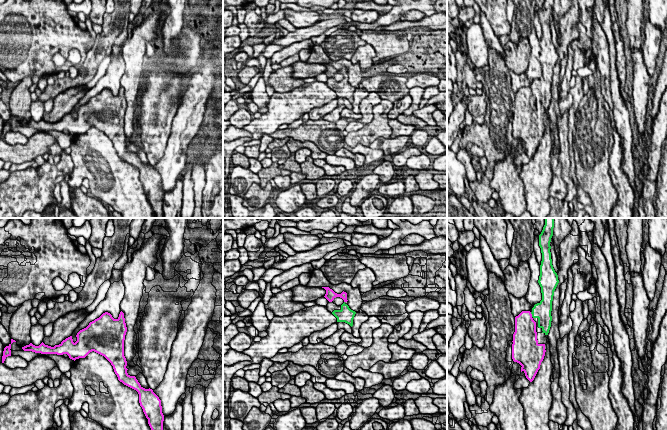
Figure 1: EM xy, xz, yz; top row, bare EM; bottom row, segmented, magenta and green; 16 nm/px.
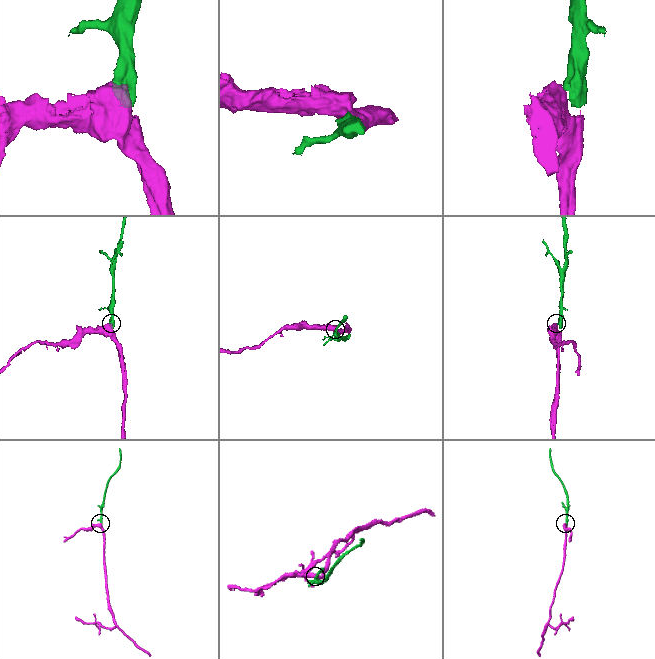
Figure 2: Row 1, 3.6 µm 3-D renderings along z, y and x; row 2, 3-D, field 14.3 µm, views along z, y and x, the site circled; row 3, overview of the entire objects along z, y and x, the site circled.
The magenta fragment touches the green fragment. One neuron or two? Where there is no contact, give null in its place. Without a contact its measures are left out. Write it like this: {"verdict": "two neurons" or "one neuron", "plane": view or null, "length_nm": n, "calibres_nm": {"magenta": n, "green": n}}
{"verdict": "one neuron", "plane": "yz", "length_nm": 90, "calibres_nm": {"magenta": 360, "green": 280}}

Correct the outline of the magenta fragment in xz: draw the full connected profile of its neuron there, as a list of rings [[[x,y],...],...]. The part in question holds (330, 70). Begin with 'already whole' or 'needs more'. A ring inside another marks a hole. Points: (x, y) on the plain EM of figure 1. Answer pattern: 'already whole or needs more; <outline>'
already whole; [[[322,63],[326,66],[326,70],[325,70],[325,74],[329,77],[332,78],[336,73],[340,73],[344,76],[344,78],[347,78],[347,69],[346,68],[342,68],[341,70],[337,70],[335,69],[332,65],[330,65],[329,63]]]

